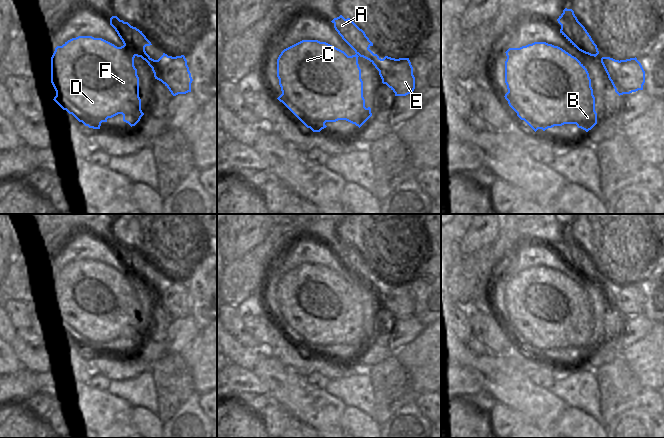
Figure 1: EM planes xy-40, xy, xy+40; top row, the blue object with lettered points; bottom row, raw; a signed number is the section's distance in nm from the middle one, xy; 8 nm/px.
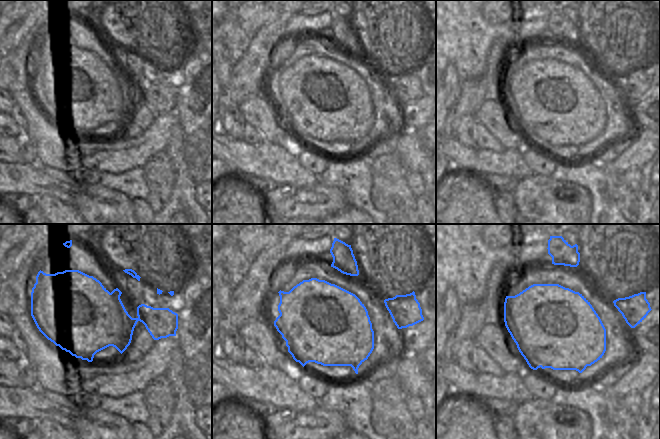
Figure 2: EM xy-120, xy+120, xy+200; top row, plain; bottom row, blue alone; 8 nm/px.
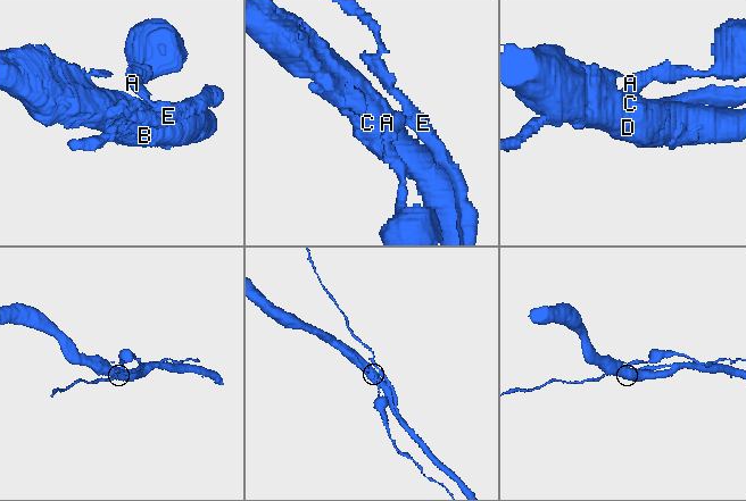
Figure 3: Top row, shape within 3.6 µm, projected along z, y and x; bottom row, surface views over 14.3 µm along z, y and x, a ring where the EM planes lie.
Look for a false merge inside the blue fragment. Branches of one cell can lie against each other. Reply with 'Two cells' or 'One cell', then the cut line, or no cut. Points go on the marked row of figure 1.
Two cells. Split along xy-40 (123, 45), (135, 55).

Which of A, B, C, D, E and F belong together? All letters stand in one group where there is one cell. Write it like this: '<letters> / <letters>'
A / B C D E F

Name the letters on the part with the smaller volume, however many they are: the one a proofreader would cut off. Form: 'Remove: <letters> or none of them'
Remove: A

